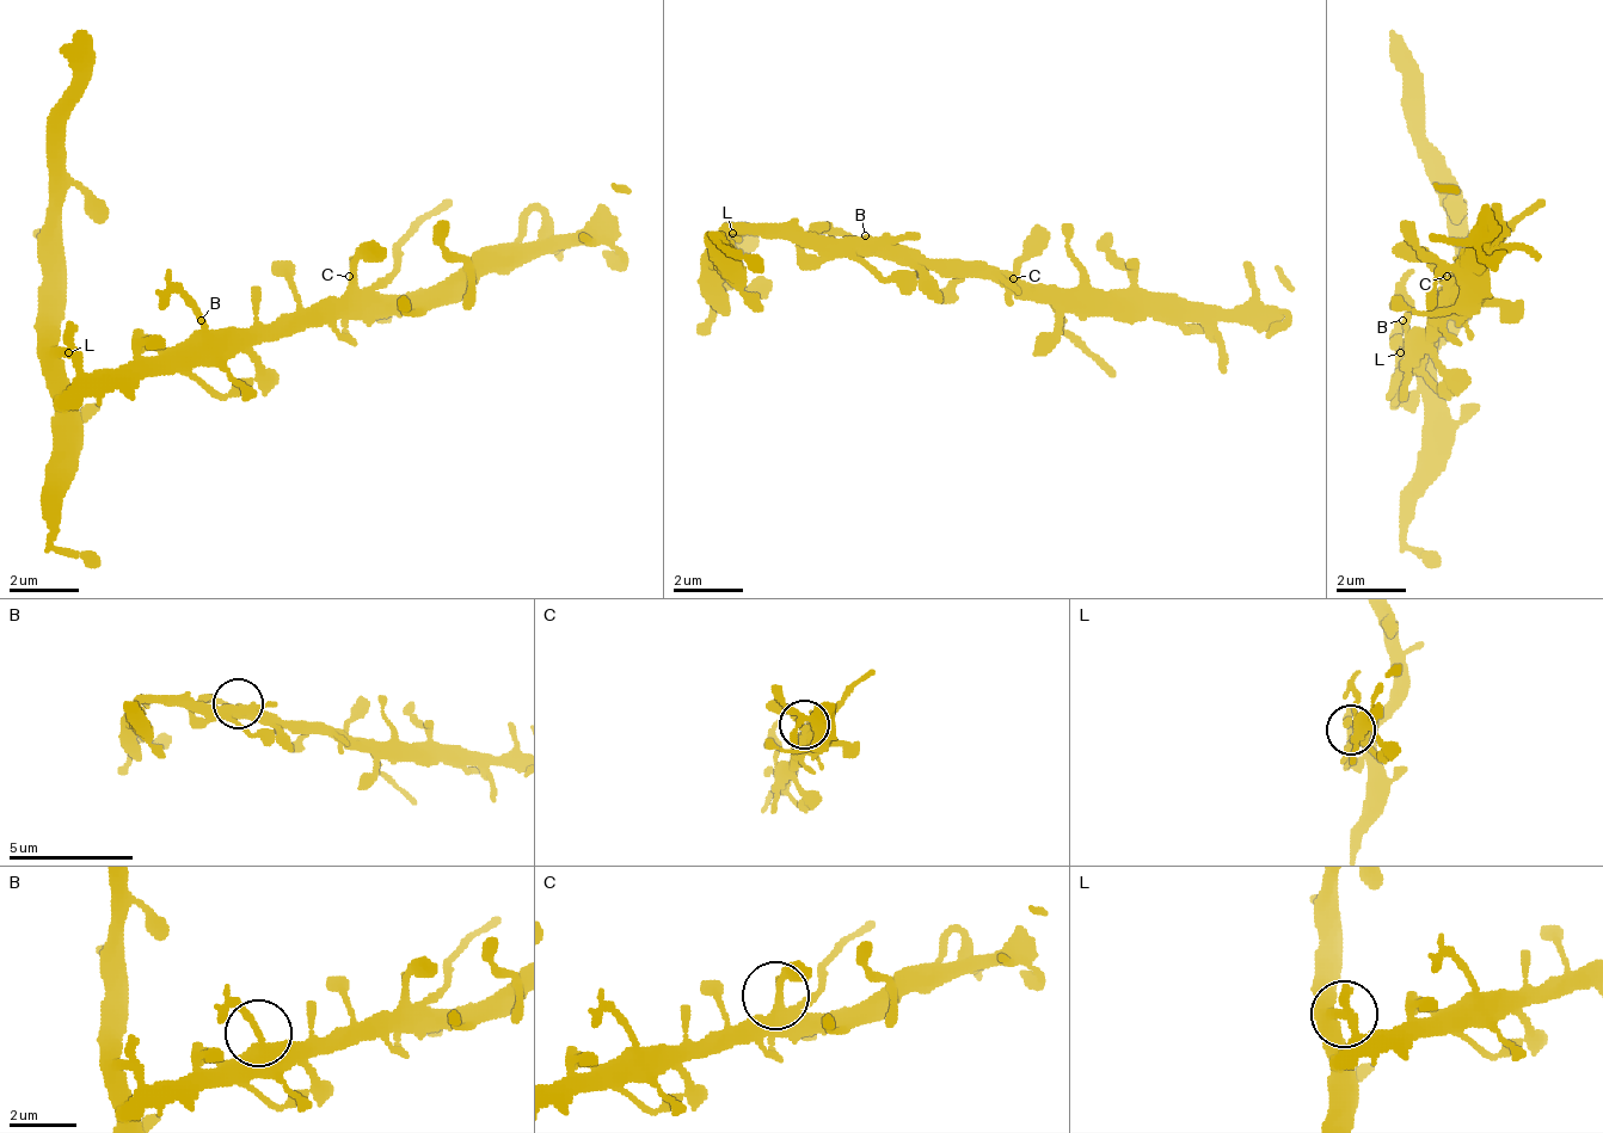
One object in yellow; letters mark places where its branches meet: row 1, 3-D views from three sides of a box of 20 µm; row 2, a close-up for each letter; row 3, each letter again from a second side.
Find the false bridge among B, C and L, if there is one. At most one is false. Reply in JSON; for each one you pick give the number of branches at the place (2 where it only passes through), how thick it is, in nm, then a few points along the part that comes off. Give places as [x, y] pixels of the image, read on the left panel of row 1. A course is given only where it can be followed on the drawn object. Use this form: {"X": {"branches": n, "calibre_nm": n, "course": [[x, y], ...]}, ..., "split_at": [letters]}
{"L": {"branches": 2, "calibre_nm": 360, "course": [[71, 355], [53, 311], [53, 137], [88, 32]]}, "split_at": ["L"]}

